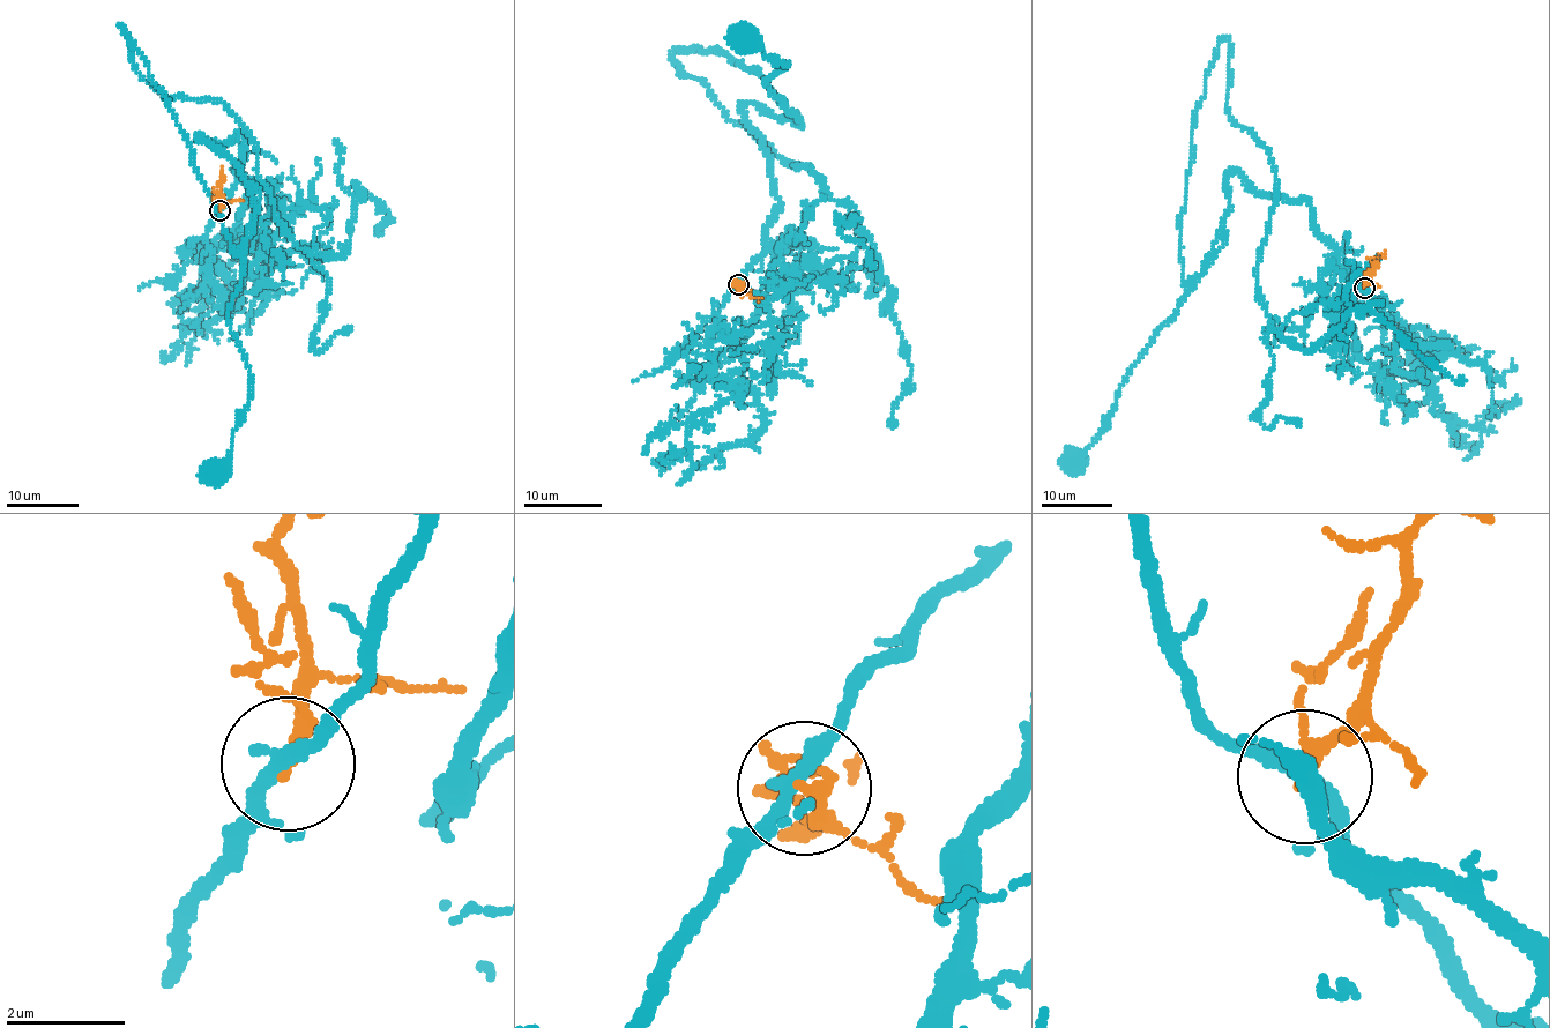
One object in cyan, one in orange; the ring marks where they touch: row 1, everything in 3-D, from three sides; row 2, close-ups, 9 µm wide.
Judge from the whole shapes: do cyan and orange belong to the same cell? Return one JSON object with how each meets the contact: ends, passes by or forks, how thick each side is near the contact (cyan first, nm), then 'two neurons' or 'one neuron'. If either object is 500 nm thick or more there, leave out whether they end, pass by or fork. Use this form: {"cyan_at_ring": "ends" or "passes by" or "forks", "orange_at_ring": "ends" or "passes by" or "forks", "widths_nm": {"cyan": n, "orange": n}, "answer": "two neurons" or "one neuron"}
{"cyan_at_ring": "passes by", "orange_at_ring": "passes by", "widths_nm": {"cyan": 260, "orange": 180}, "answer": "two neurons"}

